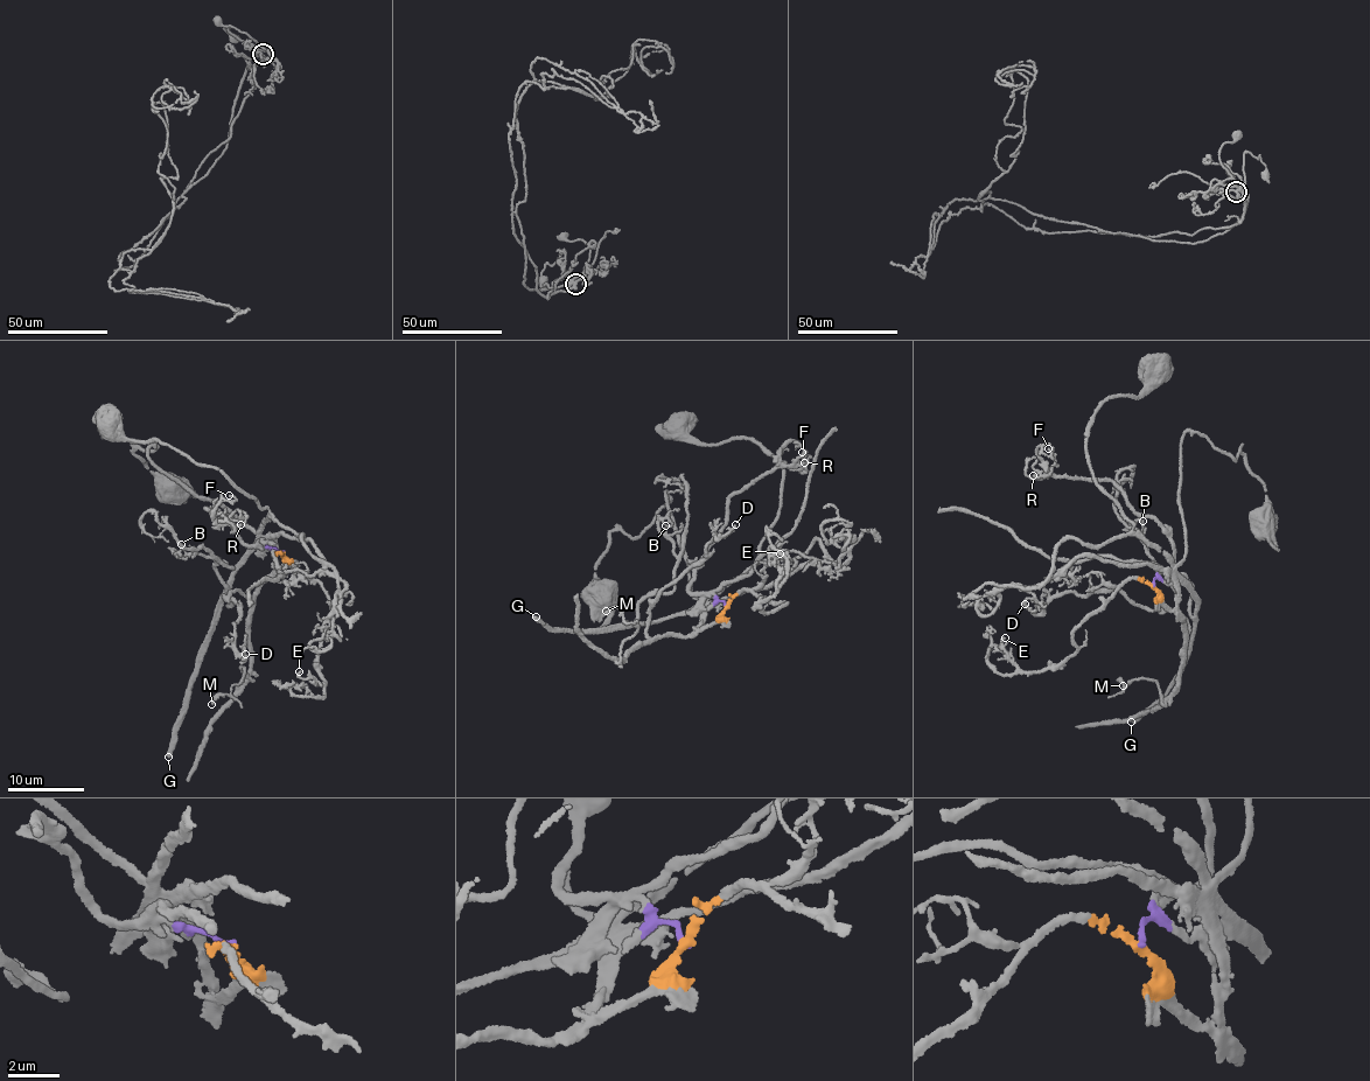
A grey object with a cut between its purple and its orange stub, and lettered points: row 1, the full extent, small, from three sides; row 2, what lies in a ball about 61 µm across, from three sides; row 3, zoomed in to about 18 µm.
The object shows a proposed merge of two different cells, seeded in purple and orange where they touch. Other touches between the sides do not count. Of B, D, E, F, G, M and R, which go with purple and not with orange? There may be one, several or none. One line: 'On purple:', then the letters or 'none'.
On purple: B, F, G, R

